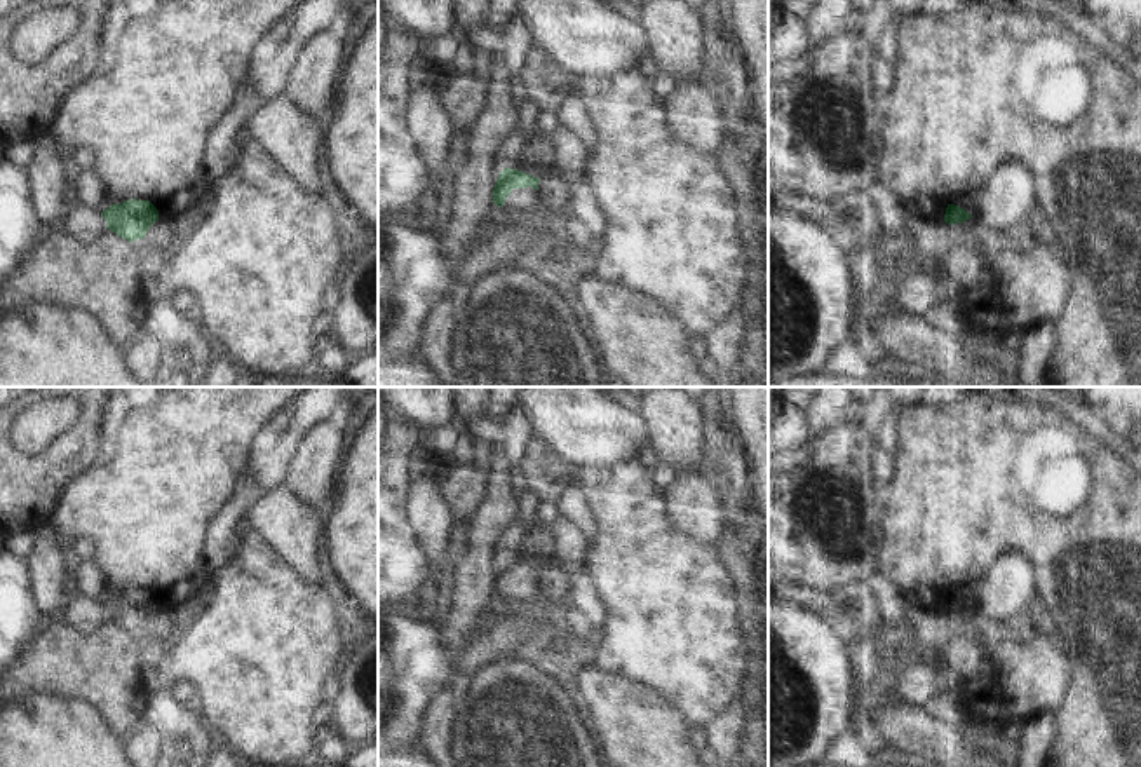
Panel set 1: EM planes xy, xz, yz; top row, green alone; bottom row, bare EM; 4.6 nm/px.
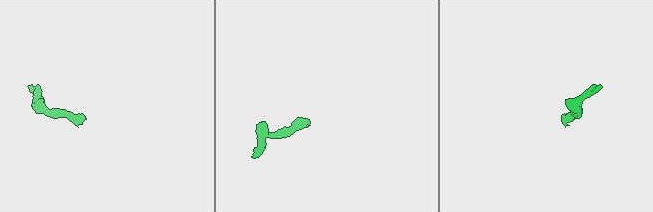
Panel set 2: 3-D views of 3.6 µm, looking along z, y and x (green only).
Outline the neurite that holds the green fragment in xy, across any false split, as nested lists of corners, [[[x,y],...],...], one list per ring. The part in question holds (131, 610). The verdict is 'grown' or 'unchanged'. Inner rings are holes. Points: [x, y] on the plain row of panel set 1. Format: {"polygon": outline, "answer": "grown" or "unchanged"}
{"polygon": [[[131,589],[105,600],[106,619],[132,633],[145,629],[150,617],[159,612],[159,601],[150,591]]], "answer": "unchanged"}

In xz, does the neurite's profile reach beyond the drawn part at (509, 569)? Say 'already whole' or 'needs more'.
already whole

